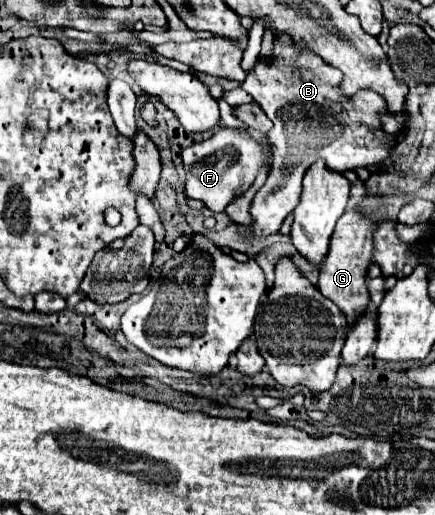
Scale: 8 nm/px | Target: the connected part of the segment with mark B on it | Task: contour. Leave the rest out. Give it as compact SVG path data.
M287 35L273 39L273 53L273 65L257 63L255 71L239 83L273 121L273 129L267 133L273 159L271 173L249 207L249 233L253 237L279 233L283 221L299 203L303 175L311 163L323 159L331 171L347 171L371 163L379 165L387 161L397 147L397 137L385 135L379 125L379 117L385 113L385 99L381 95L375 91L359 91L355 97L345 99L339 91L343 73L323 63L317 55L297 49Z

